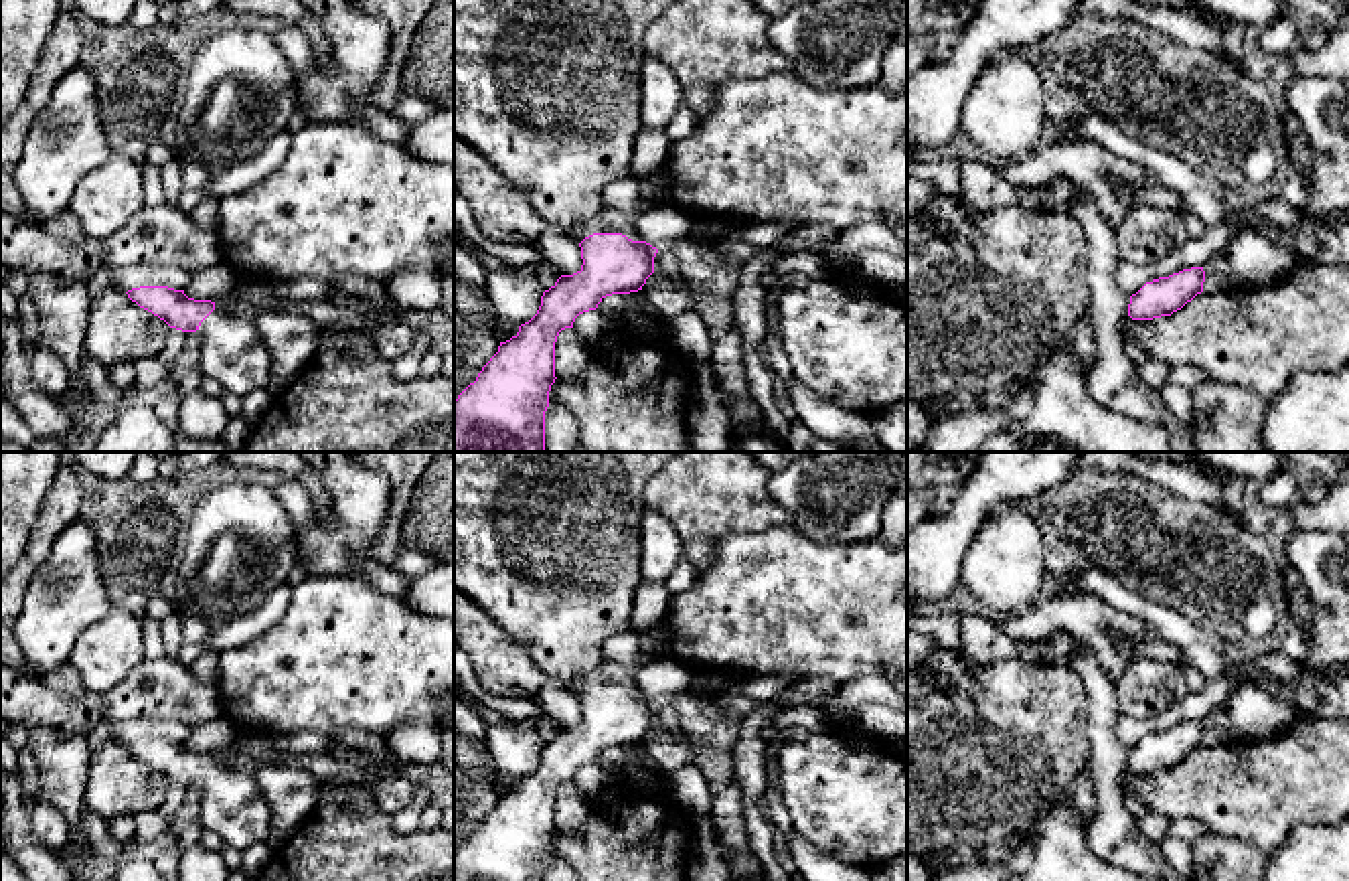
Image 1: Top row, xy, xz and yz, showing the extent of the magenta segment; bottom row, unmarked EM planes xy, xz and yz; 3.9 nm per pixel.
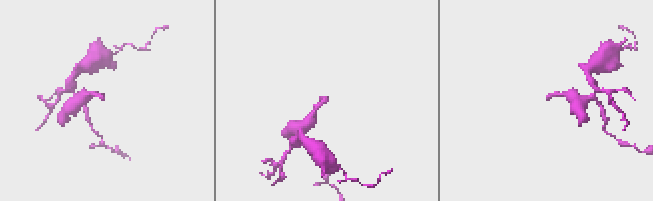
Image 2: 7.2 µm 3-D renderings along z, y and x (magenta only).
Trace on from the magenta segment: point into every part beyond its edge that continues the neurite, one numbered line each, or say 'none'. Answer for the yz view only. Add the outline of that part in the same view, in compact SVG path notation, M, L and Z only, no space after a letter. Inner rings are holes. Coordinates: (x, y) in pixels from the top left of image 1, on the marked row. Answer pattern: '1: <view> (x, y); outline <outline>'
none

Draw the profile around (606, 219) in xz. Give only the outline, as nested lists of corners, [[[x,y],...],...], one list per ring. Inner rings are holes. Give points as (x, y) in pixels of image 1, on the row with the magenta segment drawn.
[[[602,205],[602,209],[591,219],[579,223],[569,235],[573,241],[581,243],[593,233],[622,233],[632,241],[644,241],[628,215],[606,205]]]

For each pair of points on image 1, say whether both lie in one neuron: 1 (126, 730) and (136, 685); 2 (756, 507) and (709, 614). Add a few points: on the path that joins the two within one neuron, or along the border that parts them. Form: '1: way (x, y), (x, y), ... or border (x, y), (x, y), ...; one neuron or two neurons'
1: border (177, 717), (128, 717), (114, 726); two neurons
2: border (792, 527), (732, 531), (718, 543), (709, 562); two neurons

